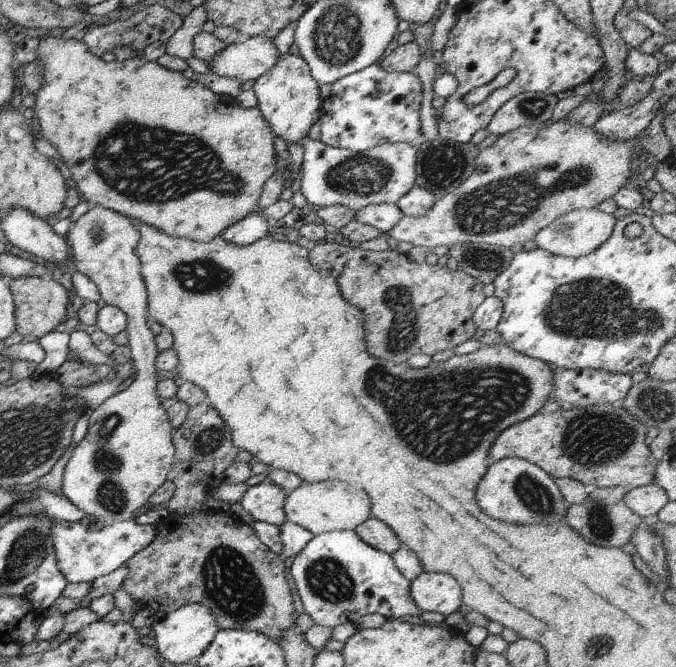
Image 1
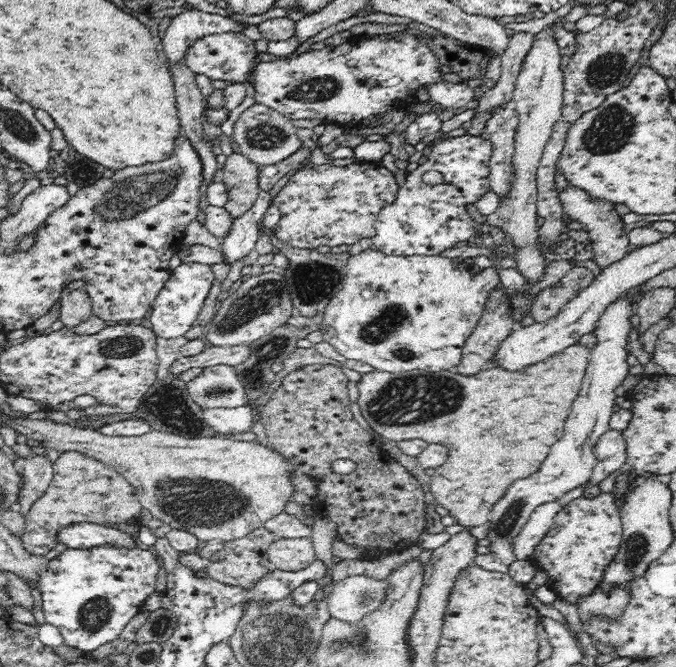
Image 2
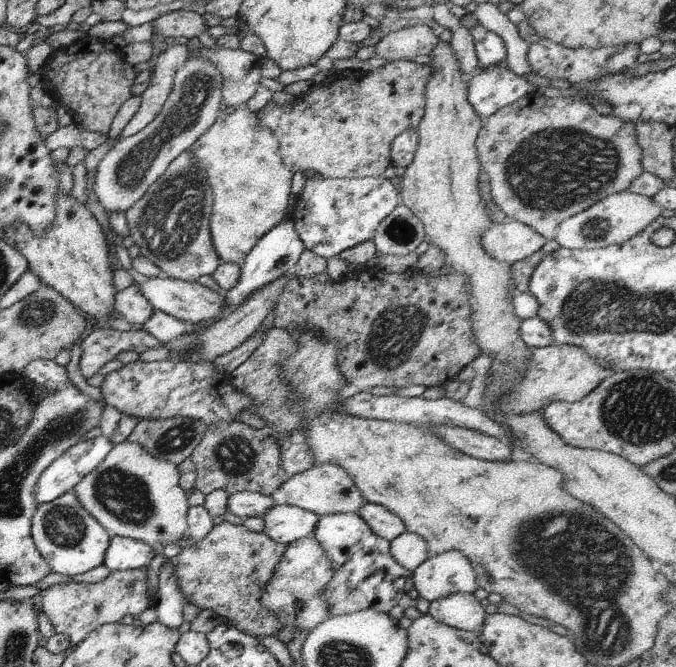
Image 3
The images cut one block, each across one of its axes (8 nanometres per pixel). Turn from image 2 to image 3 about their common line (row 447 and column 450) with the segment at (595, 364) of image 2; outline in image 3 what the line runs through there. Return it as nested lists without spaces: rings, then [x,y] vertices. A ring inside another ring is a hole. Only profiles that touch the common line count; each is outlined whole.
[[[458,552],[429,556],[413,570],[413,583],[419,596],[428,602],[450,594],[474,594],[478,588],[470,562]]]

